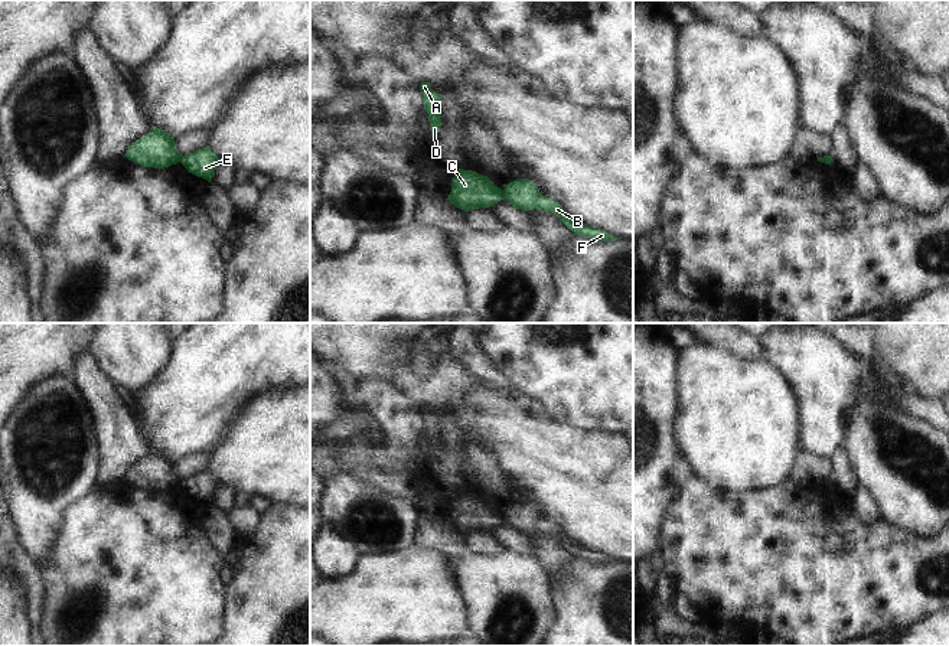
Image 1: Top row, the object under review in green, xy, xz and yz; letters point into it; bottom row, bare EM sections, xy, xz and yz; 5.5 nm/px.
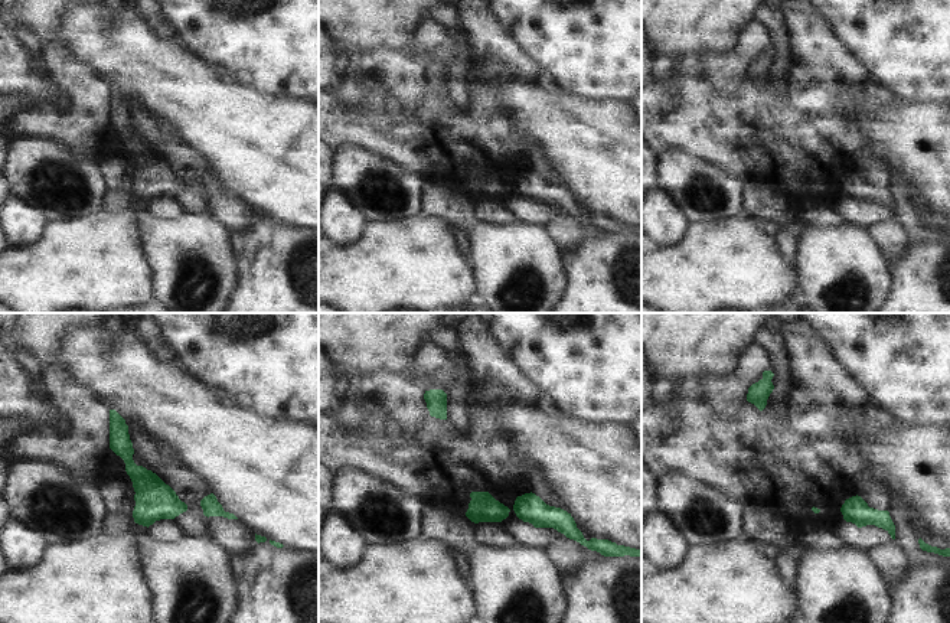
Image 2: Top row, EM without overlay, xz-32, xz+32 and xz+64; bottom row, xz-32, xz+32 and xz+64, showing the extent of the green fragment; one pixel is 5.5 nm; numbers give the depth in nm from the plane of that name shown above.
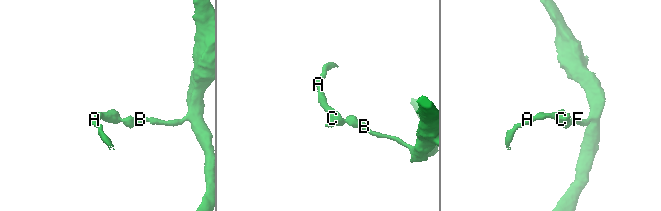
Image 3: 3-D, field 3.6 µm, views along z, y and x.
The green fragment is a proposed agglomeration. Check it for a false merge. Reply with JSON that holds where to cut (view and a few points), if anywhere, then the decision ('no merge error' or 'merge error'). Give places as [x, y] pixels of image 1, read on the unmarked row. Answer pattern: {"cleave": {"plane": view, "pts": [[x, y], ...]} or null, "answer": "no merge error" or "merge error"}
{"cleave": {"plane": "xz", "pts": [[502, 514], [505, 521]]}, "answer": "merge error"}

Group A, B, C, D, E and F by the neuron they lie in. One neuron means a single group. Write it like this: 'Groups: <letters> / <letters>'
Groups: A C D / B E F

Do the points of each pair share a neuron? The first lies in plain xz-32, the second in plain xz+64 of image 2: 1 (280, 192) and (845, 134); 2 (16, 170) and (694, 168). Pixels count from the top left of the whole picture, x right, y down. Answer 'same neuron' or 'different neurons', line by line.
1: different neurons
2: same neuron

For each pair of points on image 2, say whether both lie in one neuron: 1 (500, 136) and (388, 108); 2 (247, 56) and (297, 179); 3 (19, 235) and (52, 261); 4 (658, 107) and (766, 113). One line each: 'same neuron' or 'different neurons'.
1: same neuron
2: different neurons
3: different neurons
4: same neuron

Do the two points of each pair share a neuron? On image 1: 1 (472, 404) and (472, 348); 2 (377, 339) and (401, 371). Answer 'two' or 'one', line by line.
1: two
2: two

